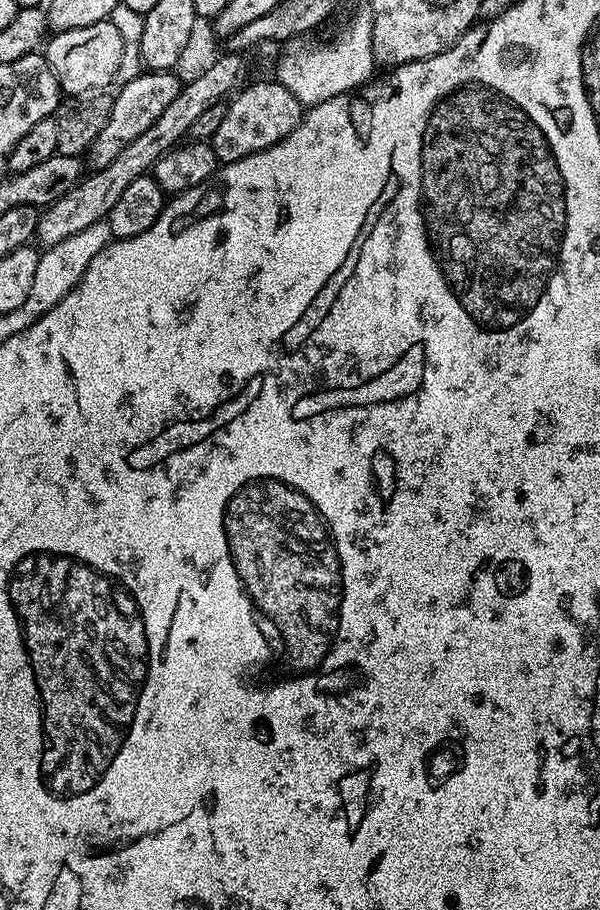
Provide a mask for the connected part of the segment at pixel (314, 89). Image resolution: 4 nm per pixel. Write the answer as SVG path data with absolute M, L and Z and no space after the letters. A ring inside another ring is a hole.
M364 6L352 16L352 21L329 44L316 44L313 48L292 48L276 64L275 79L279 80L302 106L321 104L338 94L355 92L373 79L372 68L377 67L372 53L374 26L372 9Z

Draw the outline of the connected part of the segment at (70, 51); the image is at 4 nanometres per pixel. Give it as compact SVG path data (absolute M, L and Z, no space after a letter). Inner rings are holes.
M111 19L94 22L94 26L78 26L65 32L55 33L47 41L48 65L60 80L60 91L65 97L79 98L99 93L108 83L113 83L122 62L122 34ZM52 40L52 41L51 41ZM48 48L48 49L47 49Z

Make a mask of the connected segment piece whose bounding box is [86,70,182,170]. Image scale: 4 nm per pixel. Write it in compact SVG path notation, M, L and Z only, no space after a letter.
M144 70L130 82L119 85L120 93L112 96L110 118L106 122L106 126L102 126L102 134L98 134L98 138L94 138L94 142L87 150L86 164L87 167L89 164L89 169L95 170L110 166L110 162L114 162L114 158L118 158L118 154L122 154L122 150L126 146L130 146L130 142L134 142L134 138L138 138L138 134L142 134L142 130L154 126L154 118L158 118L158 114L162 114L162 110L166 110L166 106L170 106L170 102L174 102L174 98L178 98L182 80L179 80L175 76L176 74L172 70L166 72Z

